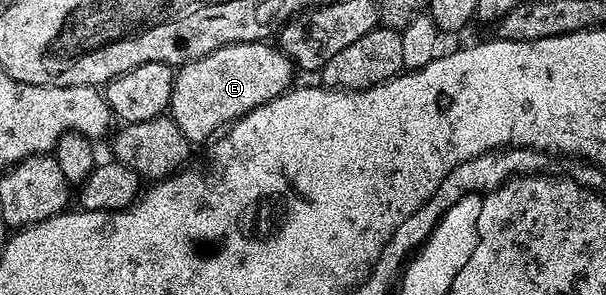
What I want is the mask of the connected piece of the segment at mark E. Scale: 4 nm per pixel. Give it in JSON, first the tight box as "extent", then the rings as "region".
{"extent":[169,42,293,145],"region":[[[241,42],[240,44],[226,44],[217,50],[213,50],[208,56],[202,56],[182,65],[175,73],[173,82],[173,94],[171,95],[171,107],[169,115],[177,122],[181,134],[192,145],[202,145],[210,141],[216,134],[249,114],[257,106],[277,98],[292,87],[291,72],[293,65],[291,59],[271,42]]]}

